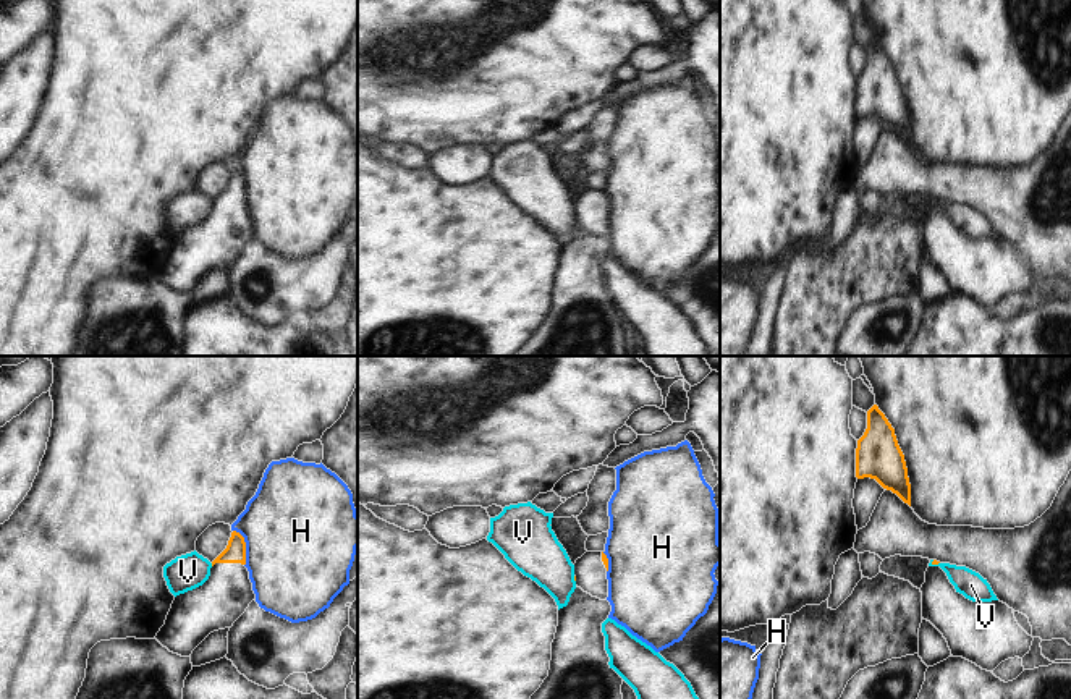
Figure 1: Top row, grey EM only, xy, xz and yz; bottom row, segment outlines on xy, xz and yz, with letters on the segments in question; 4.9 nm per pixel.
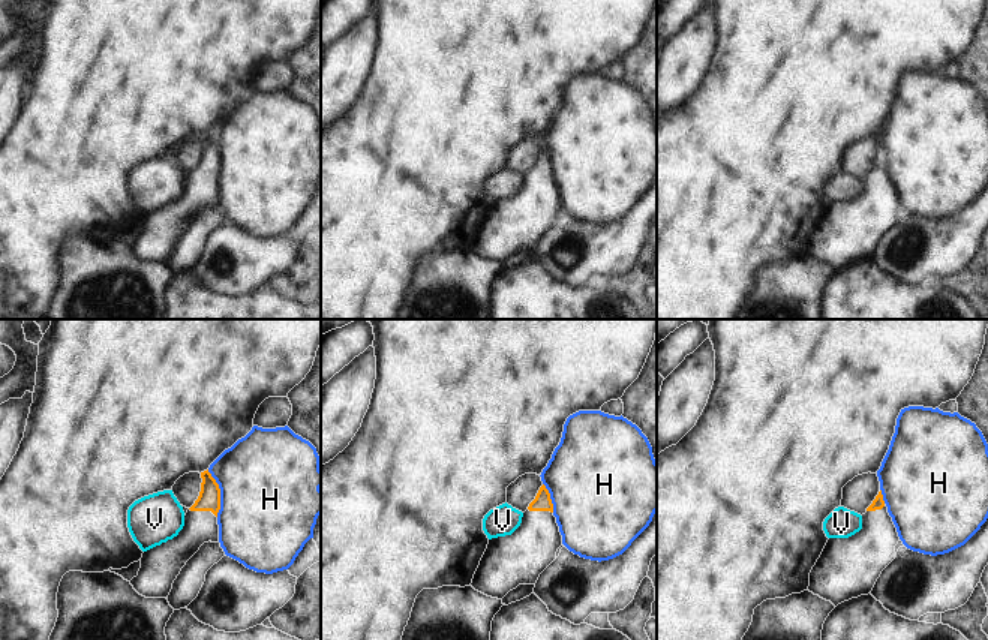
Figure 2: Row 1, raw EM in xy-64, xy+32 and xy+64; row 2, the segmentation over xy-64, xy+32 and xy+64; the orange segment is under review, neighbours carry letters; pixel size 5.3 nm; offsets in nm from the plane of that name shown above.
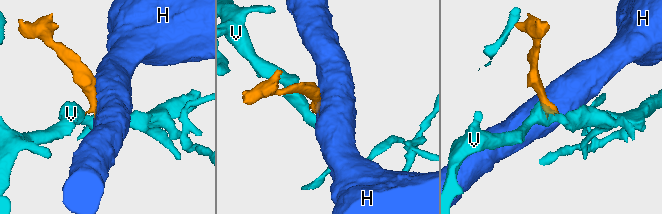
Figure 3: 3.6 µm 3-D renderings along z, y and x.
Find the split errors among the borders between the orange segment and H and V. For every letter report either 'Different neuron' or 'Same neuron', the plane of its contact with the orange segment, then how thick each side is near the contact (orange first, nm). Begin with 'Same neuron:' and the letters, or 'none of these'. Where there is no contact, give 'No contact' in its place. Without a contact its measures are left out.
Same neuron: none of these
H: Different neuron. Touches orange in xy. Thickness 110 nm (orange) against 500 nm
V: Different neuron. Touches orange in yz. Thickness 20 nm (orange) against 140 nm.

